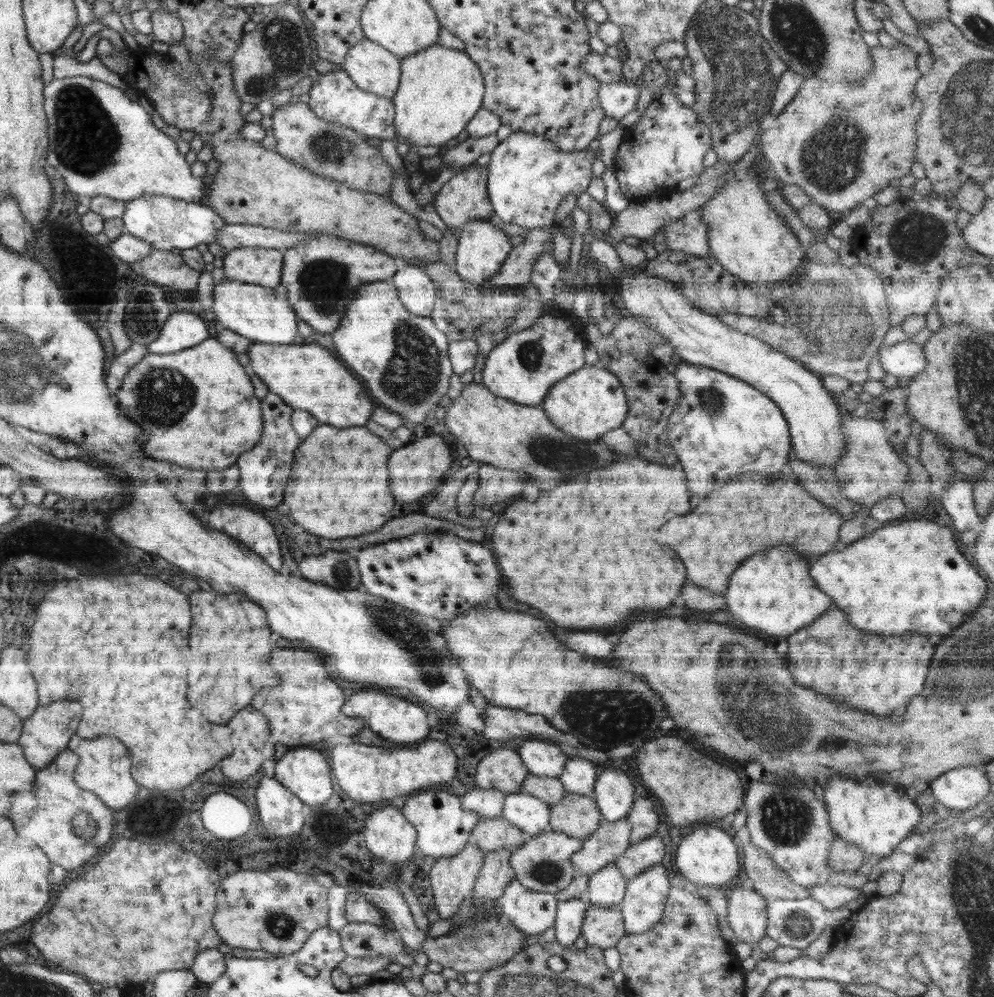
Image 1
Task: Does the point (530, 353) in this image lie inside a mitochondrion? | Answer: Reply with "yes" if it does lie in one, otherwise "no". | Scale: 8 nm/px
yes

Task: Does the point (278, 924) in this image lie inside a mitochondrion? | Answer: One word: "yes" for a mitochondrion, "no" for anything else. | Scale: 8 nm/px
yes

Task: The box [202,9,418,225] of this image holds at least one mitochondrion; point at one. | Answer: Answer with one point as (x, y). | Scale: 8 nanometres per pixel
(283, 39)

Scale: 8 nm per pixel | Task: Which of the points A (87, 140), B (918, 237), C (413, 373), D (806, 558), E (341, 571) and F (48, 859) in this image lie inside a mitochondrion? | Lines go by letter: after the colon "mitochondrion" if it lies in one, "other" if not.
A: mitochondrion
B: mitochondrion
C: mitochondrion
D: other
E: mitochondrion
F: other

